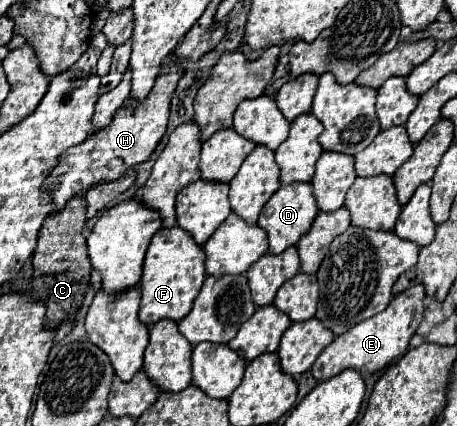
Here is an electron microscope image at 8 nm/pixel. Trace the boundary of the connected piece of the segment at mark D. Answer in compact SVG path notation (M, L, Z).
M293 182L293 184L283 184L263 206L261 216L259 216L259 226L269 236L269 252L277 254L283 252L285 248L293 246L299 242L299 238L311 228L313 218L319 214L317 200L313 196L313 186L311 182Z

